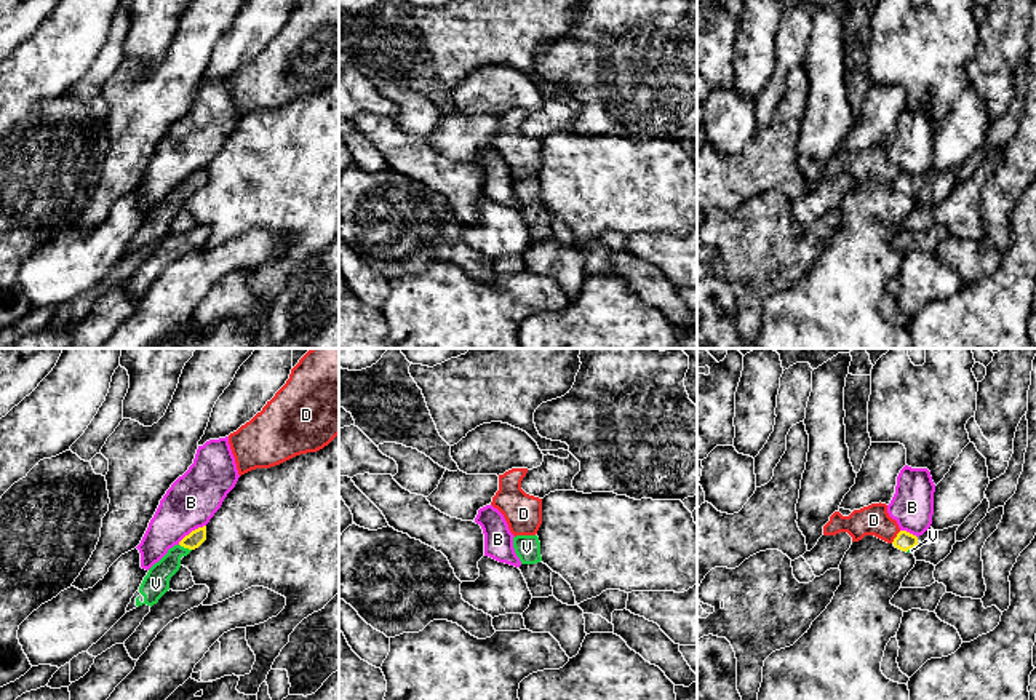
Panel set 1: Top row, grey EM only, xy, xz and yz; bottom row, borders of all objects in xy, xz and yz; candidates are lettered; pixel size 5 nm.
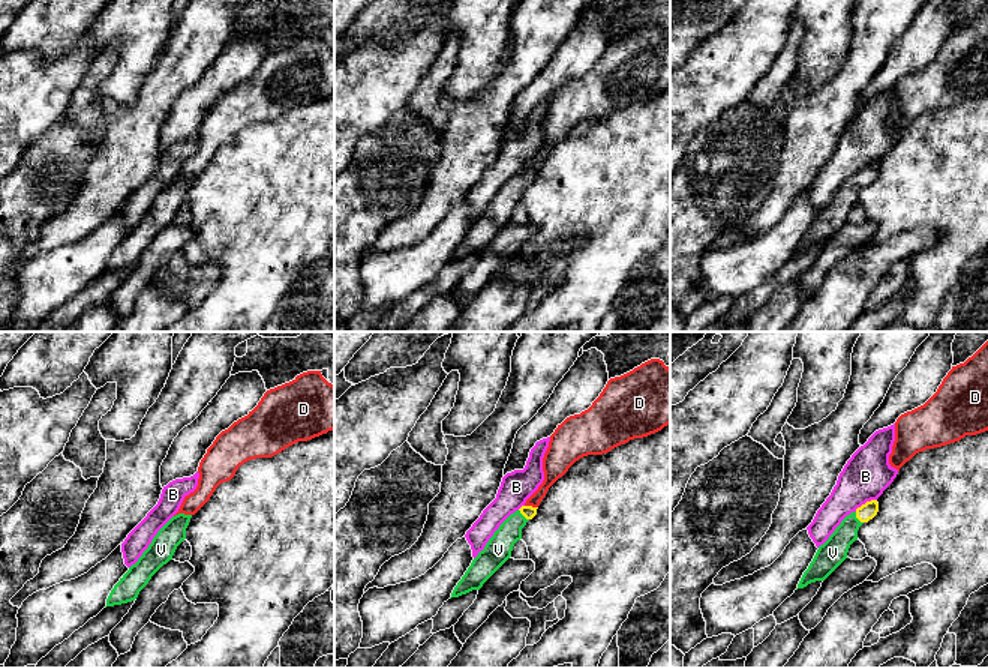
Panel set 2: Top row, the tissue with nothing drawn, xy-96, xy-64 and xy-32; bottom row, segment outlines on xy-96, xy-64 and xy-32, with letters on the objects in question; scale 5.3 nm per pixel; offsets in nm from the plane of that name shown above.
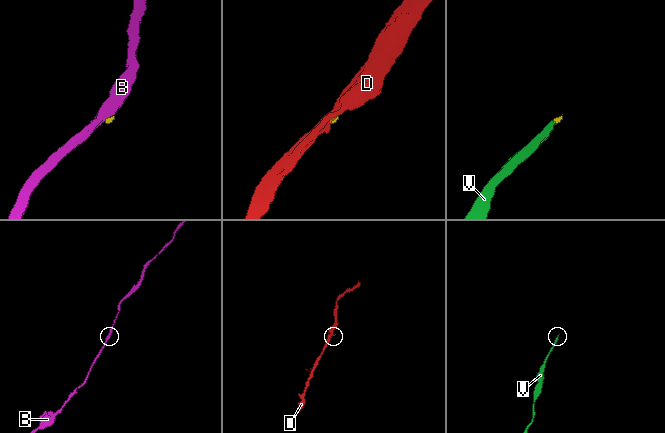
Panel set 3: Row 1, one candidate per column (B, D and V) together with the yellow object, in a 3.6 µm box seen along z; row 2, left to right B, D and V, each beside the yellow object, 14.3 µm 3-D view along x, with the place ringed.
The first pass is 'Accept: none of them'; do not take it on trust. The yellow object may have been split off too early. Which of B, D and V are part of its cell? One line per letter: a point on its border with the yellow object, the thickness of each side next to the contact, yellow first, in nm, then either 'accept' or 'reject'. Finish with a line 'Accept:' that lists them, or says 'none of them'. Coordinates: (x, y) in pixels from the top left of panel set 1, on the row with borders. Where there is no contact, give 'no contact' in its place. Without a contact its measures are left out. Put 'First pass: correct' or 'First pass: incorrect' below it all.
B: meets yellow in xy at (192, 531); 80 nm thick on the yellow side, 260 nm on the other; reject
D: meets yellow in yz at (896, 537); 90 nm thick on the yellow side, 160 nm on the other; reject
V: meets yellow in xy at (186, 547); 80 nm thick on the yellow side, 140 nm on the other; accept
Accept: V
First pass: incorrect

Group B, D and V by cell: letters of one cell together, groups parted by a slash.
B / D / V

